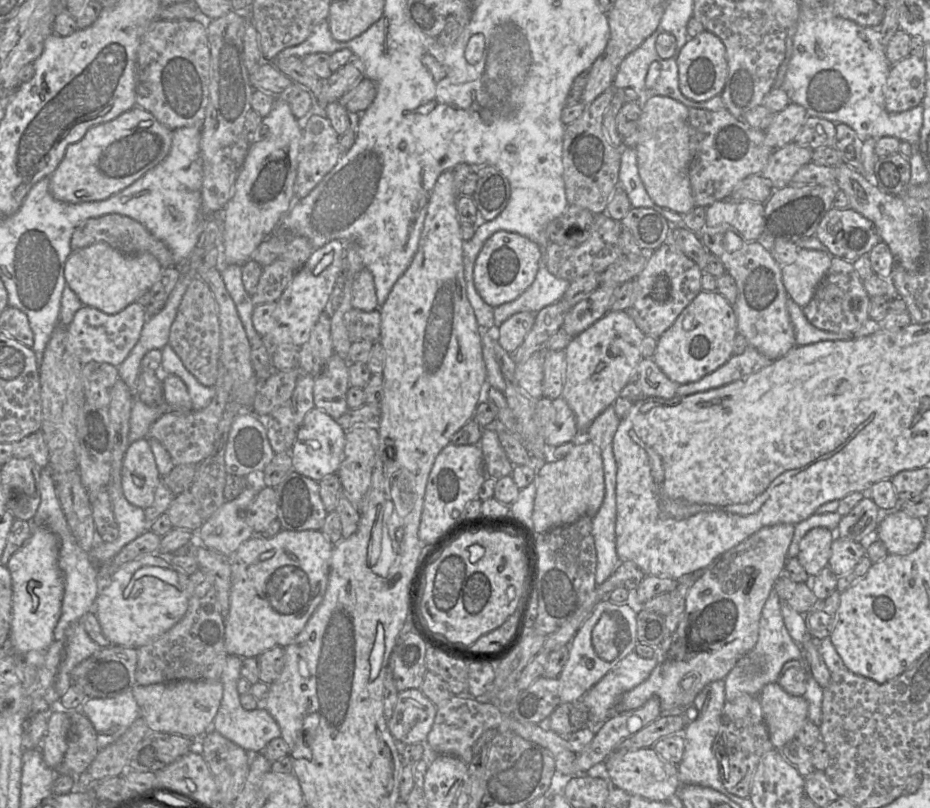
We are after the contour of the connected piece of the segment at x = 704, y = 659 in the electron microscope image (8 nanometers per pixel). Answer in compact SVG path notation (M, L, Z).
M787 523L763 527L721 554L706 568L706 572L688 590L684 615L675 633L664 638L655 648L657 666L647 680L620 696L614 706L614 713L638 709L650 698L658 697L662 715L685 714L690 712L695 697L706 685L725 679L736 663L756 645L761 612L775 581L784 571L794 527Z

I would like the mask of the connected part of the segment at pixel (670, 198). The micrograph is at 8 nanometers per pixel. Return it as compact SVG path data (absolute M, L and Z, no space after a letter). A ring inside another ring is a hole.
M665 96L650 97L640 105L642 114L637 128L636 151L641 181L655 204L685 215L695 207L688 172L691 159L689 108Z

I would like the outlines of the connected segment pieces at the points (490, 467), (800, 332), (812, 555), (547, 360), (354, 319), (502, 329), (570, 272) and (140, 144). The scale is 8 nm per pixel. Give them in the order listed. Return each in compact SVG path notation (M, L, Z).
M483 428L479 446L483 453L487 477L499 479L511 475L514 465L503 450L496 431Z
M789 296L787 309L794 327L795 346L805 346L820 341L847 341L853 339L854 332L830 332L812 325L803 313L802 308Z
M815 527L800 541L797 558L809 576L816 576L824 567L828 567L834 537L835 532Z
M565 351L543 353L543 397L555 399L561 397L566 373Z
M352 308L345 316L351 342L369 340L373 343L379 341L381 333L380 308L365 312Z
M528 311L516 313L498 327L498 343L506 352L515 352L523 343L535 322L535 314Z
M606 213L595 214L589 238L579 246L572 247L550 242L544 249L544 262L555 277L572 282L590 272L602 273L620 258L619 237L621 221L612 219Z
M138 106L113 120L91 127L80 141L67 147L62 161L49 176L50 194L58 201L71 204L109 198L133 184L165 159L171 149L172 131L158 122L150 112Z

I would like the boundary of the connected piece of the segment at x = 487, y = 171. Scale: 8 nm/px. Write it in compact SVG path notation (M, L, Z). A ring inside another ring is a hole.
M483 165L476 172L479 179L471 197L477 206L480 221L490 221L508 204L510 184L506 176L494 166Z

